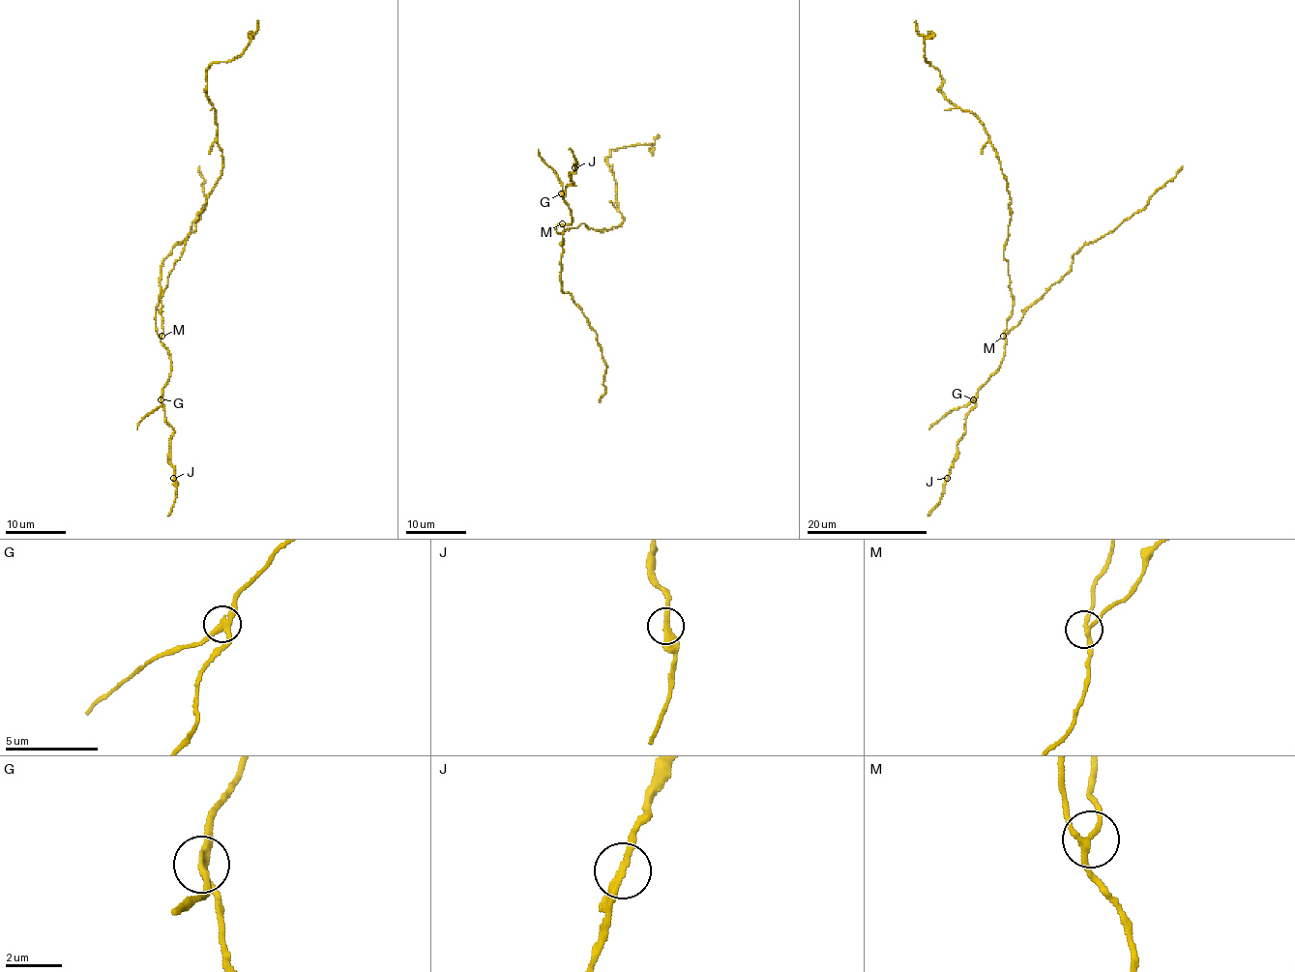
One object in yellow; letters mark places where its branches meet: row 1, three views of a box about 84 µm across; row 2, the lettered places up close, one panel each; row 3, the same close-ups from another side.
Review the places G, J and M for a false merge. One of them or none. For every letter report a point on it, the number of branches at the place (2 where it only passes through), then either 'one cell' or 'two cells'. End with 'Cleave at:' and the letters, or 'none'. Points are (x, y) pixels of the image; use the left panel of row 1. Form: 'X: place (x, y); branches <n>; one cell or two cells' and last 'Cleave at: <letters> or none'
G: place (161, 399); branches 3; two cells
J: place (173, 478); branches 2; one cell
M: place (161, 336); branches 3; one cell
Cleave at: G

